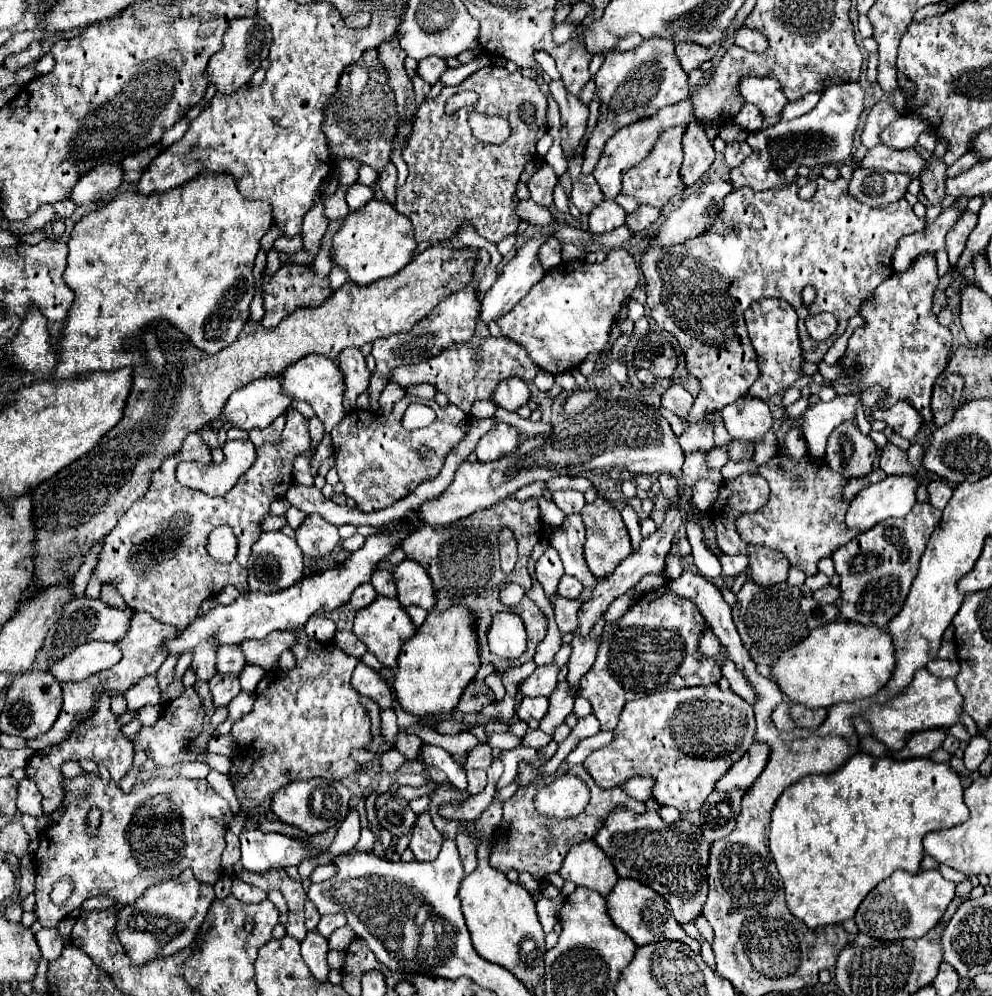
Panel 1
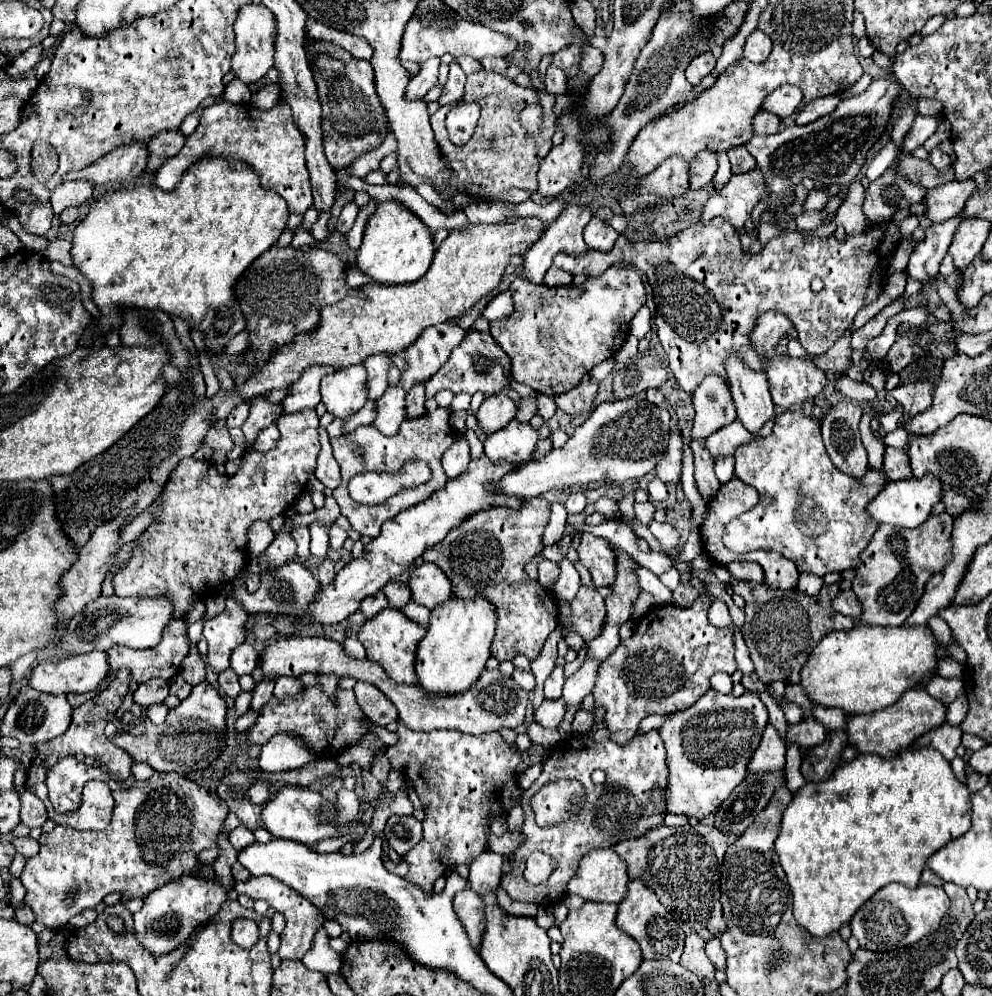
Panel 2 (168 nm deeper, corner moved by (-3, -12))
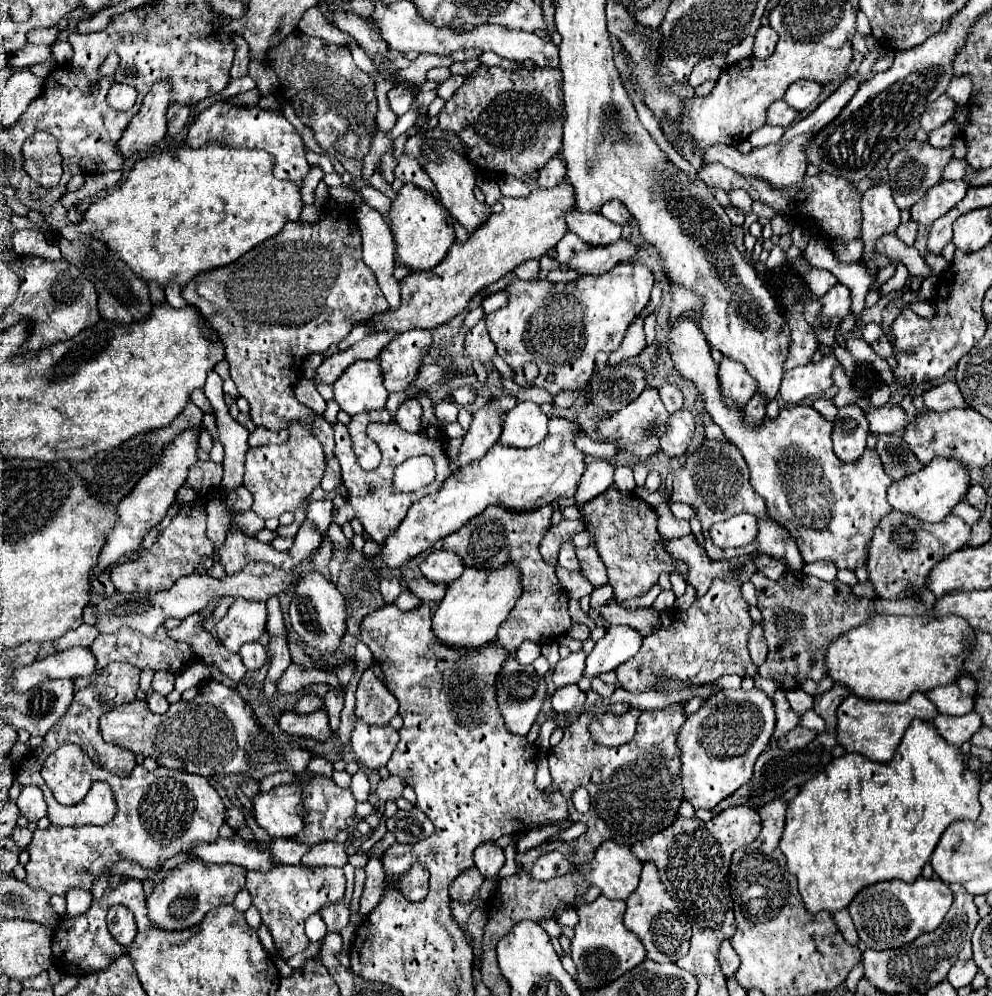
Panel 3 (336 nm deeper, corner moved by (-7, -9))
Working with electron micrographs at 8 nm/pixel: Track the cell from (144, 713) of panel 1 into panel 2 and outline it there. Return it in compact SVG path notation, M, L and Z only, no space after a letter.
M156 704L156 706L148 706L146 708L146 716L154 722L154 724L162 724L164 722L164 718L166 718L166 714L168 714L168 708L166 708L166 704Z

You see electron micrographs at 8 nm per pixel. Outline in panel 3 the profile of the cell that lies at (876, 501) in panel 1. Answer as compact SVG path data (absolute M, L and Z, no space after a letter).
M932 459L918 473L892 483L888 489L888 503L900 513L908 513L920 521L936 523L942 521L952 511L952 507L962 501L966 487L970 487L970 475L962 465L958 465L958 461Z

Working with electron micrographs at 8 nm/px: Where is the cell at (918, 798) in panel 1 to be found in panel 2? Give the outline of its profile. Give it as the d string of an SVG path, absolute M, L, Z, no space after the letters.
M910 746L910 750L902 750L902 754L898 758L892 760L884 760L880 756L874 754L858 754L854 760L844 762L840 768L836 768L836 772L832 774L832 778L824 780L824 782L806 782L792 798L792 802L788 804L788 808L784 810L784 818L782 818L782 830L780 836L776 838L776 852L780 856L780 864L786 872L790 890L792 890L792 910L794 910L794 918L800 922L800 926L804 926L810 934L824 938L830 932L838 930L842 924L850 922L850 918L854 916L854 912L880 888L884 888L886 884L892 882L900 882L908 888L916 888L920 882L920 874L926 866L928 856L932 856L934 852L938 852L944 844L948 844L950 840L962 836L964 832L970 830L970 812L972 812L972 804L970 804L970 792L968 788L964 788L964 784L954 776L950 762L946 762L946 758L942 758L942 754L938 754L936 750L930 748L922 748L922 750L914 750L914 746Z

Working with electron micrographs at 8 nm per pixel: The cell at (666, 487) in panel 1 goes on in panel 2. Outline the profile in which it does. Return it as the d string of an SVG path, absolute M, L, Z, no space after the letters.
M674 430L670 434L670 442L668 442L668 450L662 456L662 460L656 466L656 476L660 480L664 480L666 484L670 482L678 482L680 480L680 470L682 470L682 432Z

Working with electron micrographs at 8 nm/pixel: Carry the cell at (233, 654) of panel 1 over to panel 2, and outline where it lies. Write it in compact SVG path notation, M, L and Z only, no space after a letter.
M242 644L234 650L230 666L238 676L242 676L242 674L252 674L254 662L258 664L258 650L252 644Z

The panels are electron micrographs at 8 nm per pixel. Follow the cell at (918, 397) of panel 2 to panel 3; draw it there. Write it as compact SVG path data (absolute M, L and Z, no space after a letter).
M946 381L938 387L932 387L932 389L924 391L922 399L924 399L926 409L938 411L938 413L944 413L944 411L954 409L954 407L966 407L964 399L962 399L962 393L958 391L958 385L954 381Z

